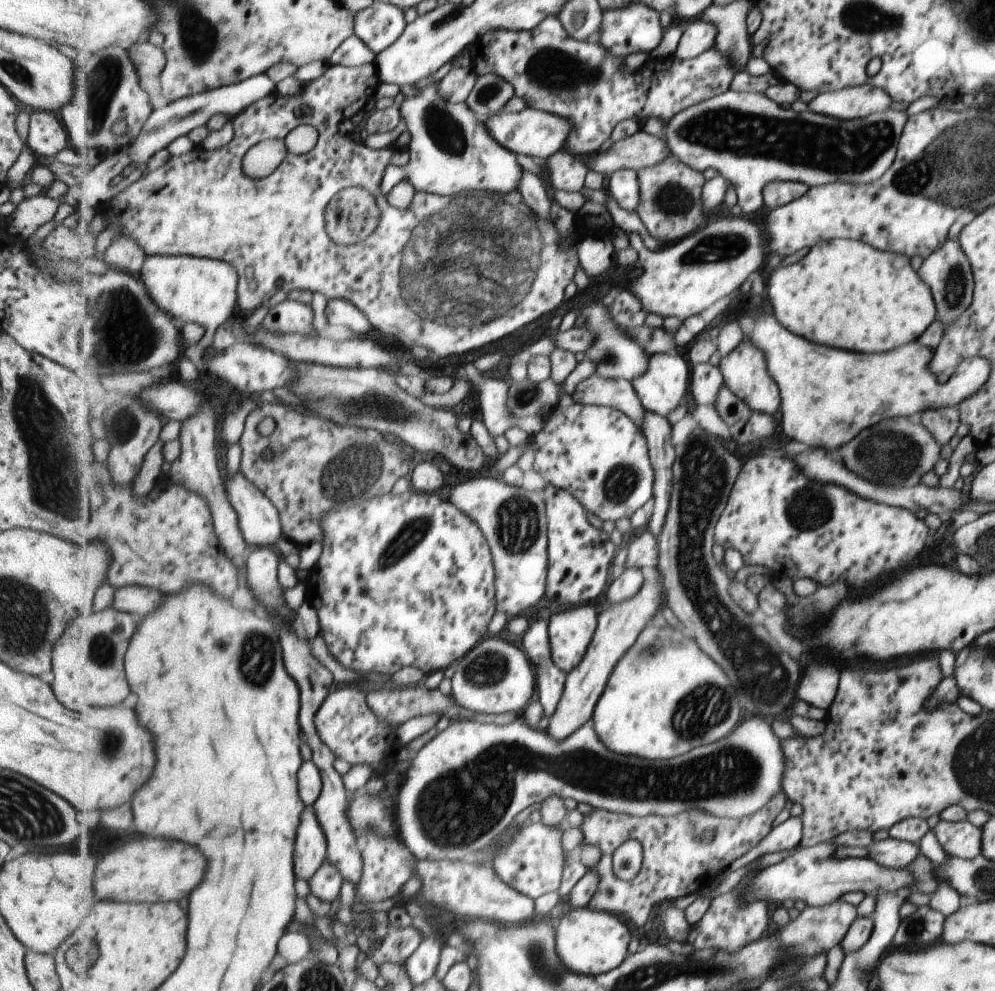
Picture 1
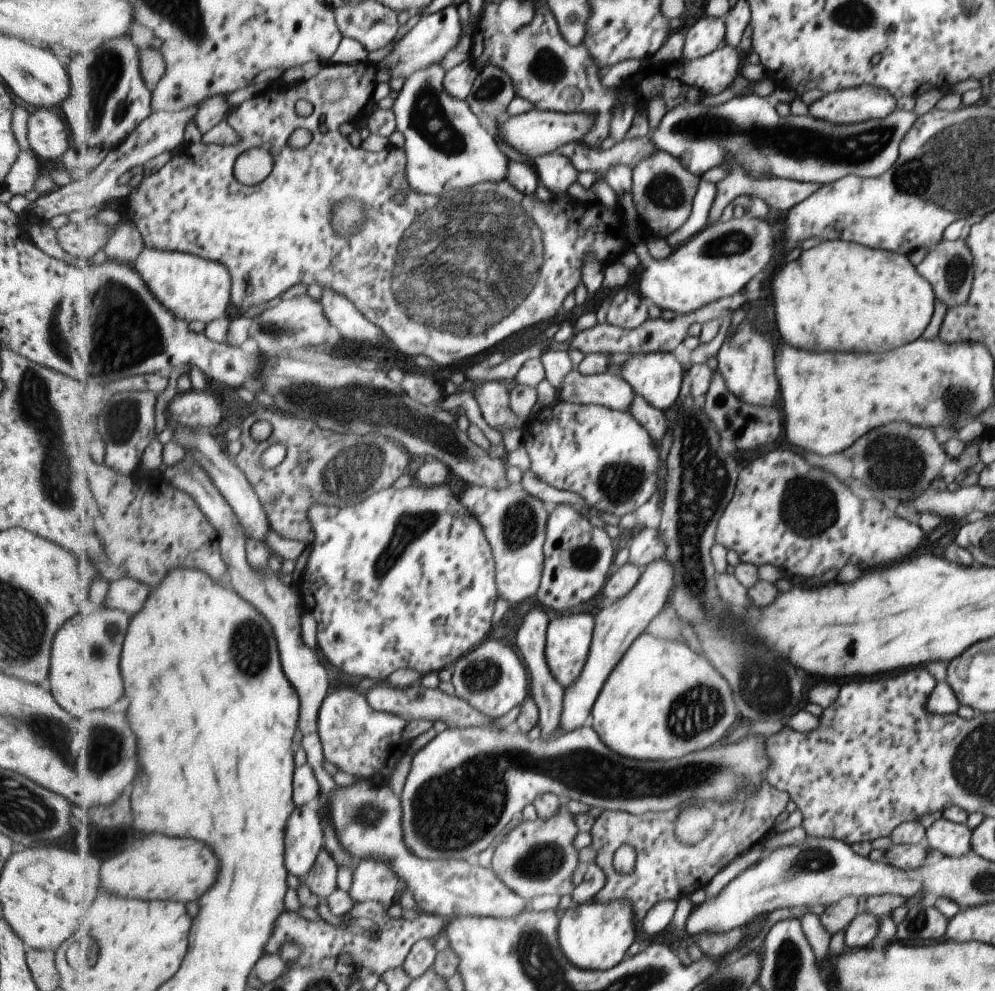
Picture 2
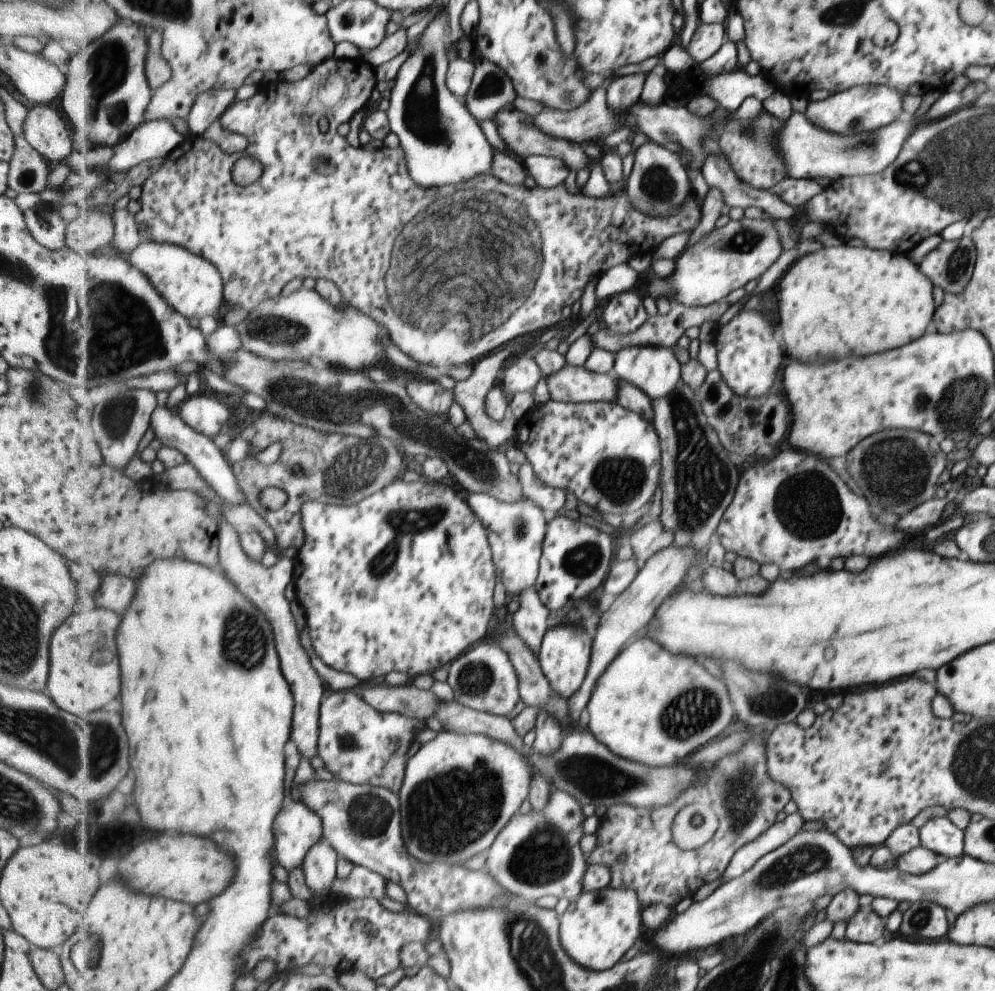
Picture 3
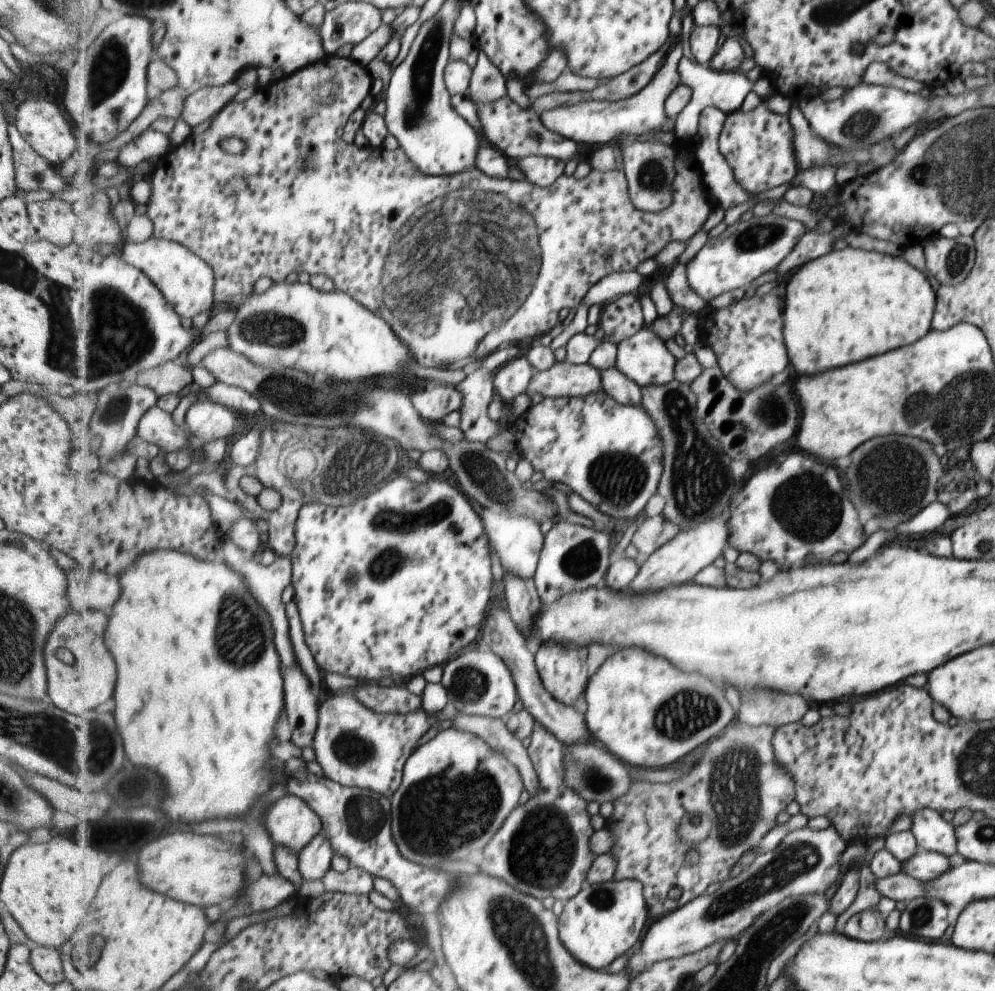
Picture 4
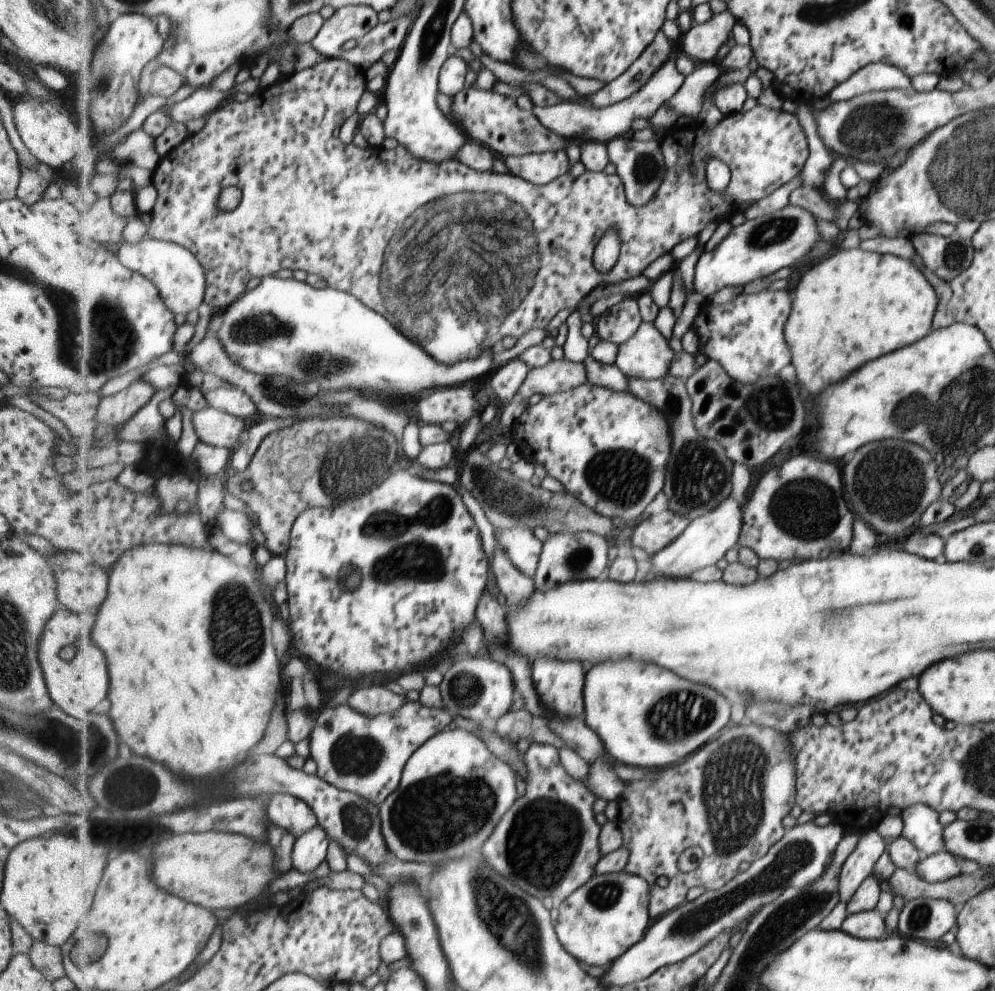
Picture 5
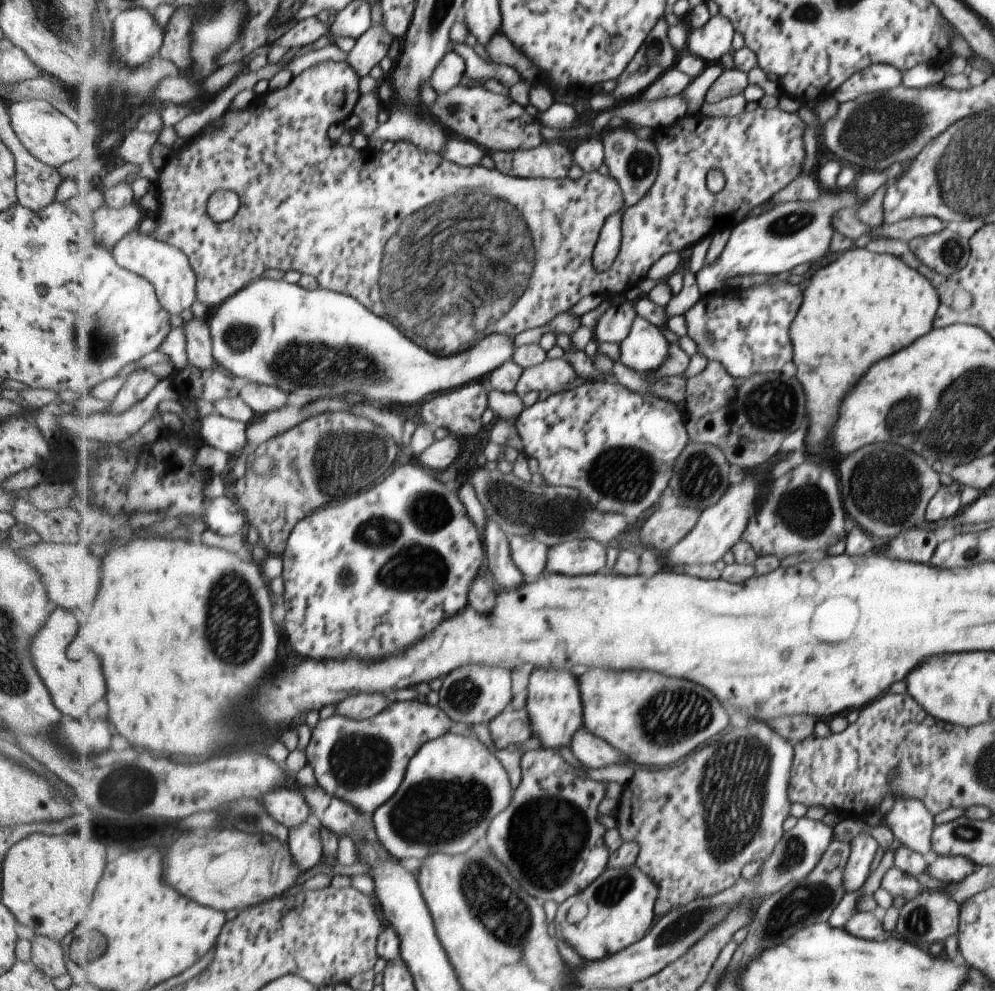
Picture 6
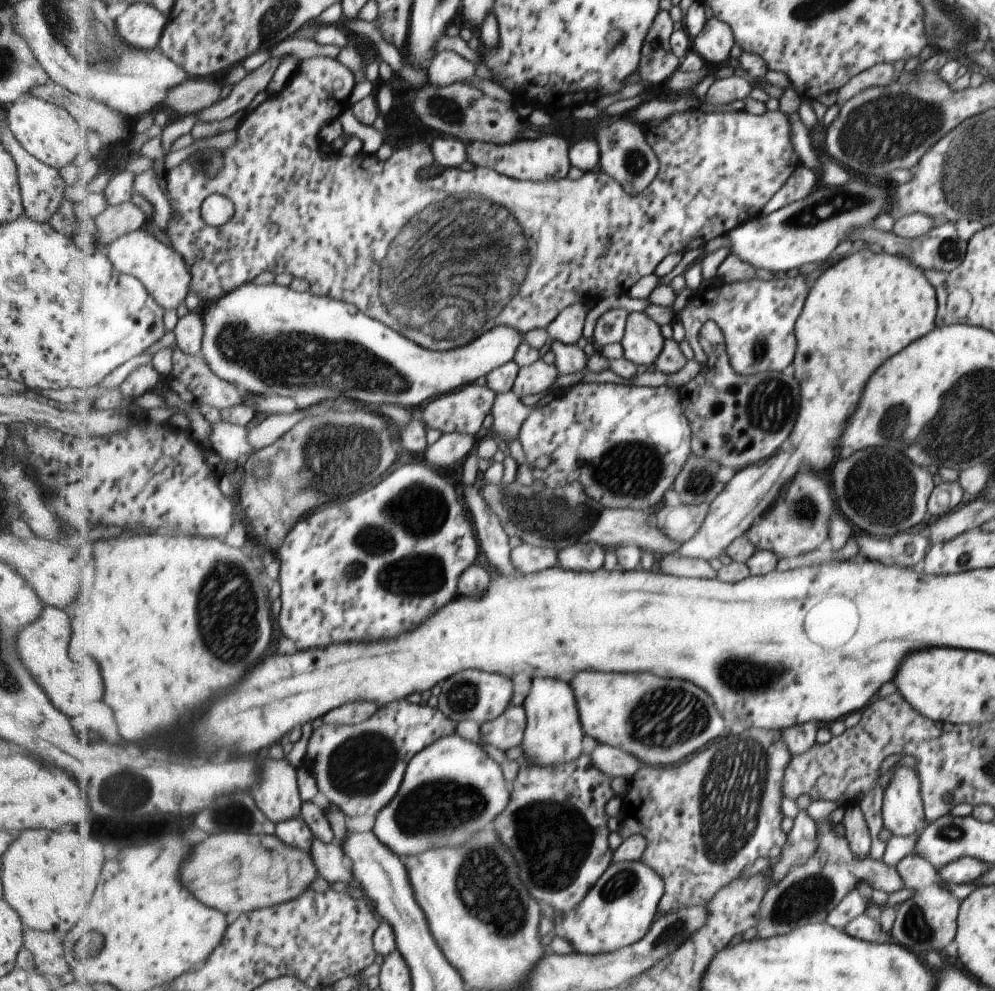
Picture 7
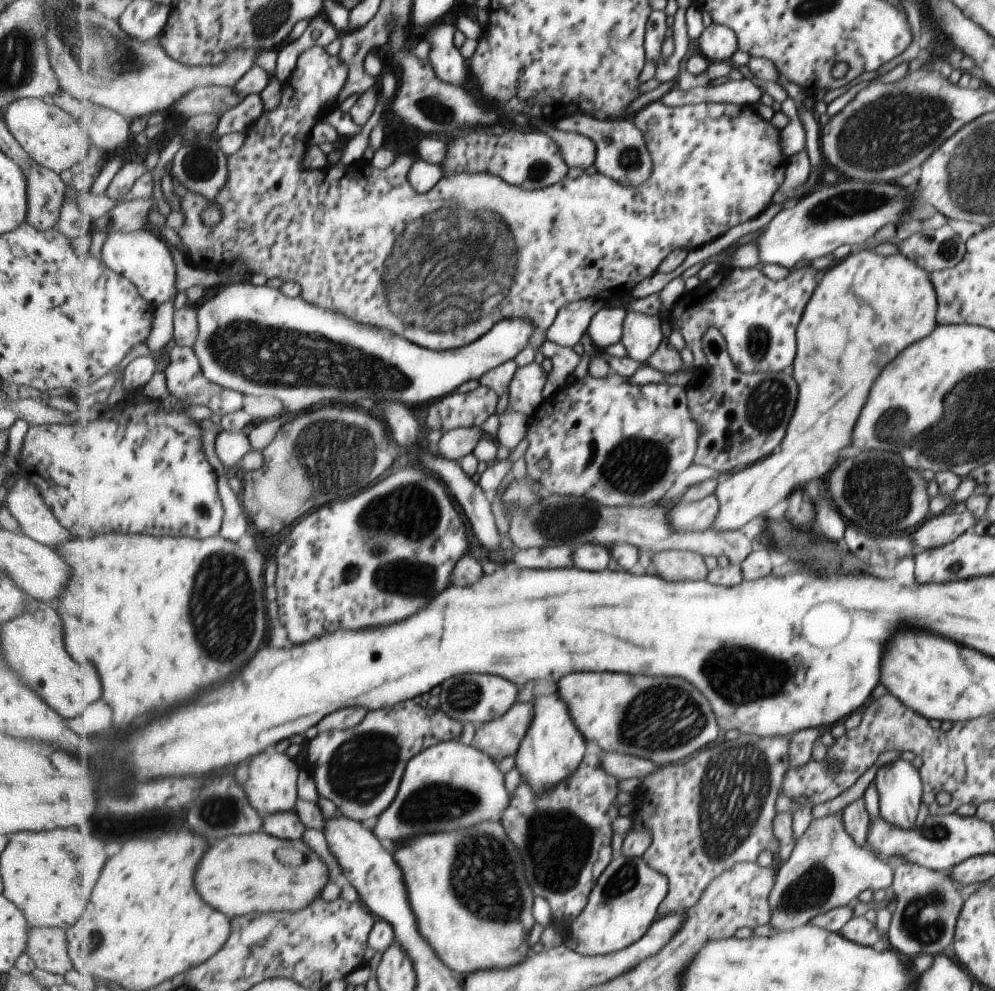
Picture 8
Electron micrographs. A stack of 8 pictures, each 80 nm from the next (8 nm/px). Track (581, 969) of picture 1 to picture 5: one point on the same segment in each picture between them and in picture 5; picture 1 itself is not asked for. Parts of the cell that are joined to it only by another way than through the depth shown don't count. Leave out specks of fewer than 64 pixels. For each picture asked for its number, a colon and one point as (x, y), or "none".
2: (596, 936)
3: (598, 929)
4: (606, 920)
5: (598, 923)

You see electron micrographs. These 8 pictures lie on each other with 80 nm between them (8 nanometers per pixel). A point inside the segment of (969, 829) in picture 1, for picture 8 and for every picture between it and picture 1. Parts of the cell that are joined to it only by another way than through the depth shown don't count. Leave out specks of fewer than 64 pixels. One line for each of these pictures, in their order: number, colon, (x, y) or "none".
2: (949, 839)
3: (940, 836)
4: (931, 833)
5: (919, 822)
6: (910, 822)
7: (902, 812)
8: (898, 785)

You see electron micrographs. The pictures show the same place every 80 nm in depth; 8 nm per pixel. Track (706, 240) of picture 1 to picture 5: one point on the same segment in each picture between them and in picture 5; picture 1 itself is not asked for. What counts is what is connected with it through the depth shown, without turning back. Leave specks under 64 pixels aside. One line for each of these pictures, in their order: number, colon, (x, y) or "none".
2: (715, 263)
3: (721, 262)
4: (746, 249)
5: (754, 248)

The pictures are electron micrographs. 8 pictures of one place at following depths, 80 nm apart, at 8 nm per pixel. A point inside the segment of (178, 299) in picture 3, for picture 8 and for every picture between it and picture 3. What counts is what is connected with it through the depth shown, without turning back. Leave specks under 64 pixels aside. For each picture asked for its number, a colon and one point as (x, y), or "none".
4: (187, 282)
5: (180, 276)
6: (170, 270)
7: (164, 271)
8: (143, 257)

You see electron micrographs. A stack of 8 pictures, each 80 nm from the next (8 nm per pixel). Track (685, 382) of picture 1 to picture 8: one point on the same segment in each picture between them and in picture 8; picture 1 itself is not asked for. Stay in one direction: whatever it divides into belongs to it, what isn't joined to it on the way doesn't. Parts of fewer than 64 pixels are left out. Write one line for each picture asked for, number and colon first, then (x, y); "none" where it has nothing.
2: (658, 376)
3: (654, 369)
4: (645, 358)
5: (647, 354)
6: (645, 349)
7: (643, 341)
8: (642, 336)

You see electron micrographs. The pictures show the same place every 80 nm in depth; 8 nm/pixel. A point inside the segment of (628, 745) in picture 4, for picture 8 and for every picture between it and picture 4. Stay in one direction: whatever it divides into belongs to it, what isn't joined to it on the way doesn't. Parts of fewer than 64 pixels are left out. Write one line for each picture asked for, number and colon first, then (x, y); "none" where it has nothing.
5: (647, 716)
6: (653, 720)
7: (661, 721)
8: (664, 719)

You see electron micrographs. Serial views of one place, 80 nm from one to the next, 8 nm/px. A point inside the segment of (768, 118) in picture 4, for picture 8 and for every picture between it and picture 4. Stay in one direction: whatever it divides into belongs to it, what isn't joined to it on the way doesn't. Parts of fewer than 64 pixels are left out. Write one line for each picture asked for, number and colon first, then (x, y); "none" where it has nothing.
5: (378, 224)
6: (309, 204)
7: (315, 219)
8: (717, 164)

